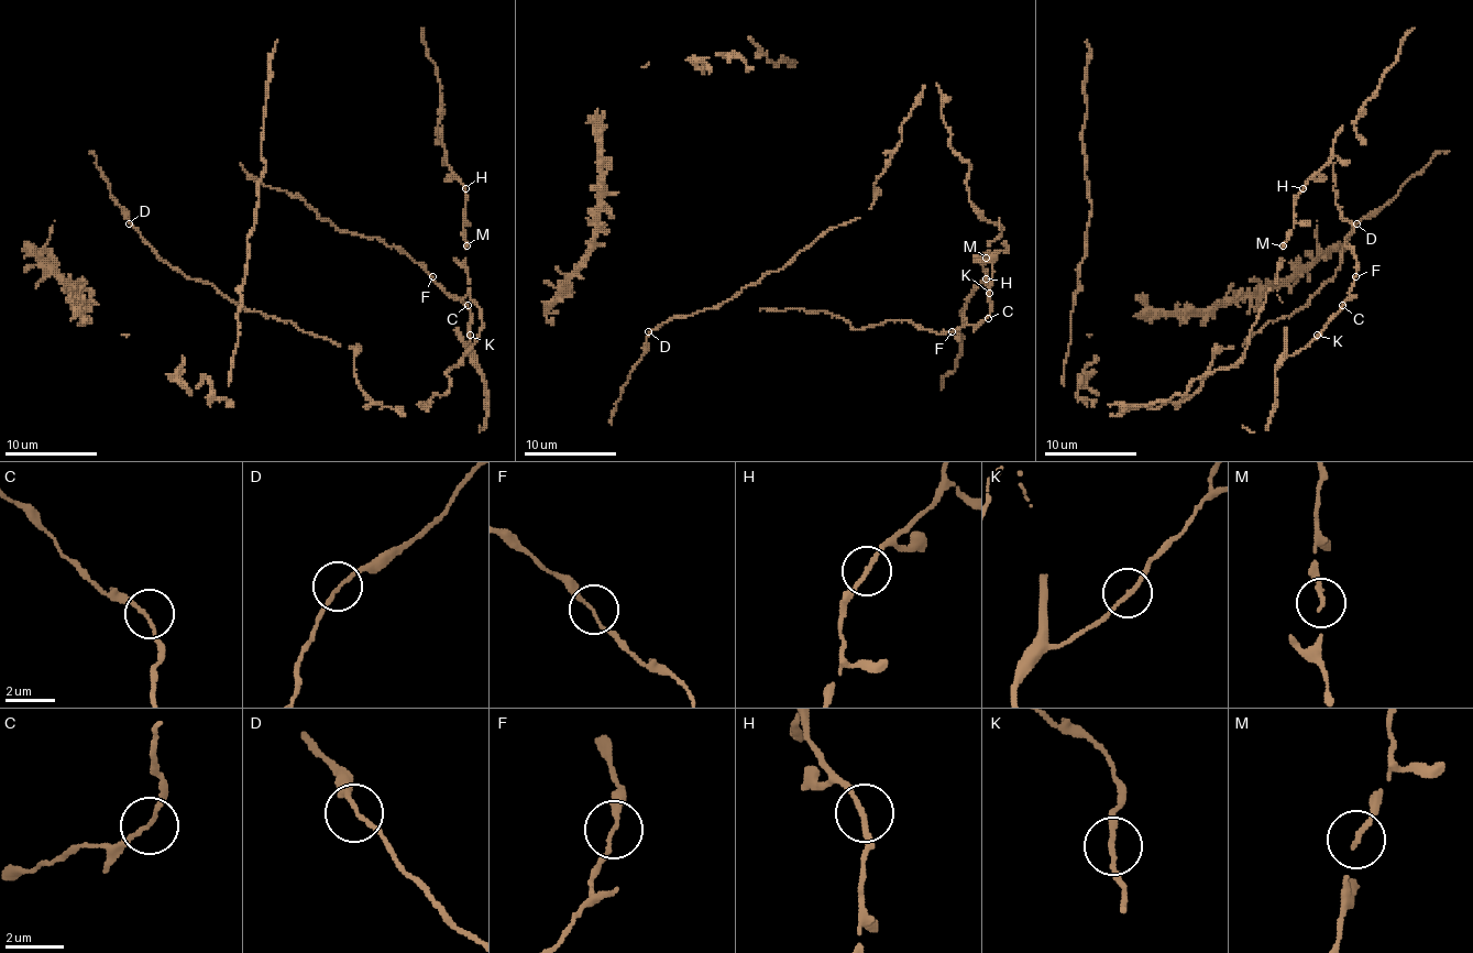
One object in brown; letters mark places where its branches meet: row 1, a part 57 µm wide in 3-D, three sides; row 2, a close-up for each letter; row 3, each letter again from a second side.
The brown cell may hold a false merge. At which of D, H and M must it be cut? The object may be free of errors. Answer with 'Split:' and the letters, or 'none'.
Split: M

